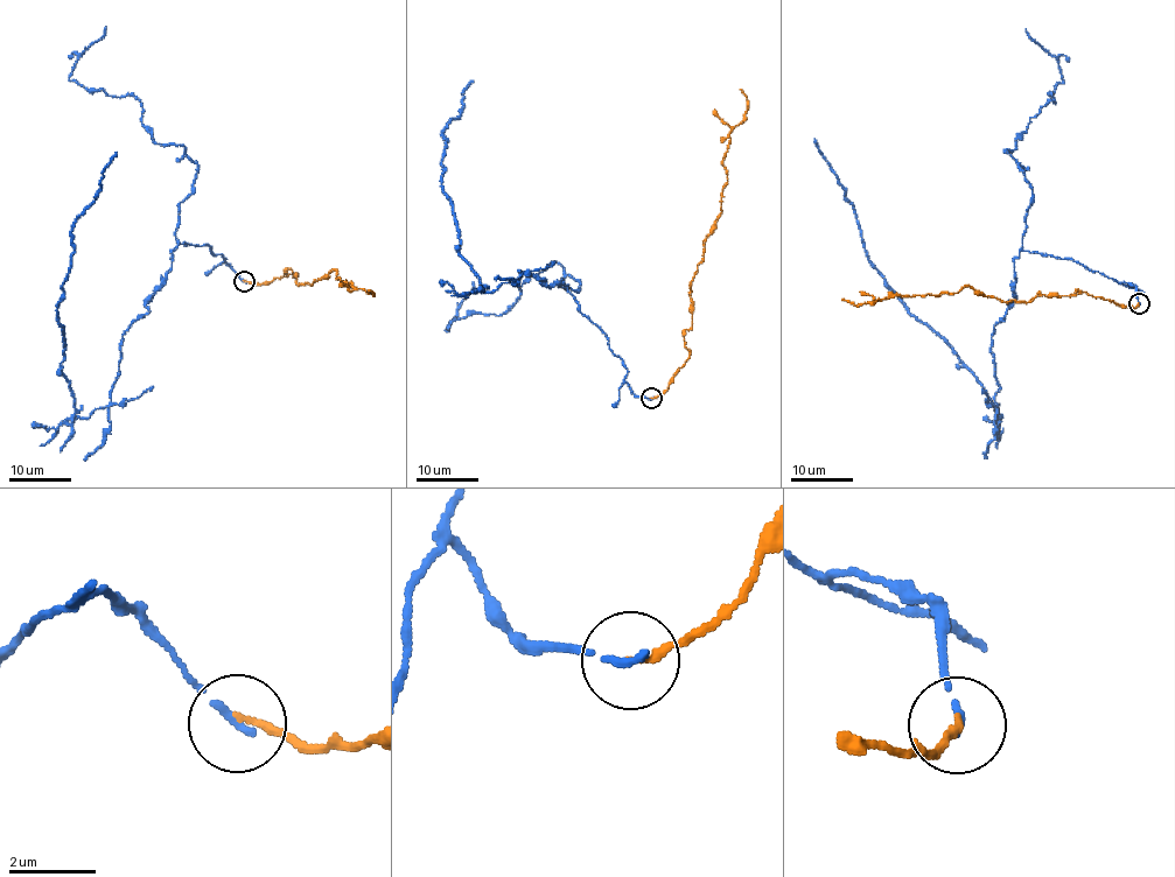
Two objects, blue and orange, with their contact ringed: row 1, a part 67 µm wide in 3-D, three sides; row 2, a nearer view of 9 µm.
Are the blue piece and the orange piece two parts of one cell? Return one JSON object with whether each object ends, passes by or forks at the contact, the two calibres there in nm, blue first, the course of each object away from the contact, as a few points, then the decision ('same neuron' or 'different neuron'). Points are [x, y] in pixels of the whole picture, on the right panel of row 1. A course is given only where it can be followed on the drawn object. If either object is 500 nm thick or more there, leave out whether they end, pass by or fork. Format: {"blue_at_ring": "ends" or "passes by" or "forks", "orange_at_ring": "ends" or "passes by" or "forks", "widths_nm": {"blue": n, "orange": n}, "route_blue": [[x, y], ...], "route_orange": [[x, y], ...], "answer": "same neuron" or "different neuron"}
{"blue_at_ring": "ends", "orange_at_ring": "ends", "widths_nm": {"blue": 180, "orange": 160}, "route_blue": [[1138, 304], [1132, 285], [1021, 251], [1015, 301], [991, 336], [1000, 416], [878, 269], [815, 138]], "route_orange": [[1138, 304], [1121, 308], [1077, 290], [1001, 302], [966, 287], [872, 303], [843, 299]], "answer": "different neuron"}

